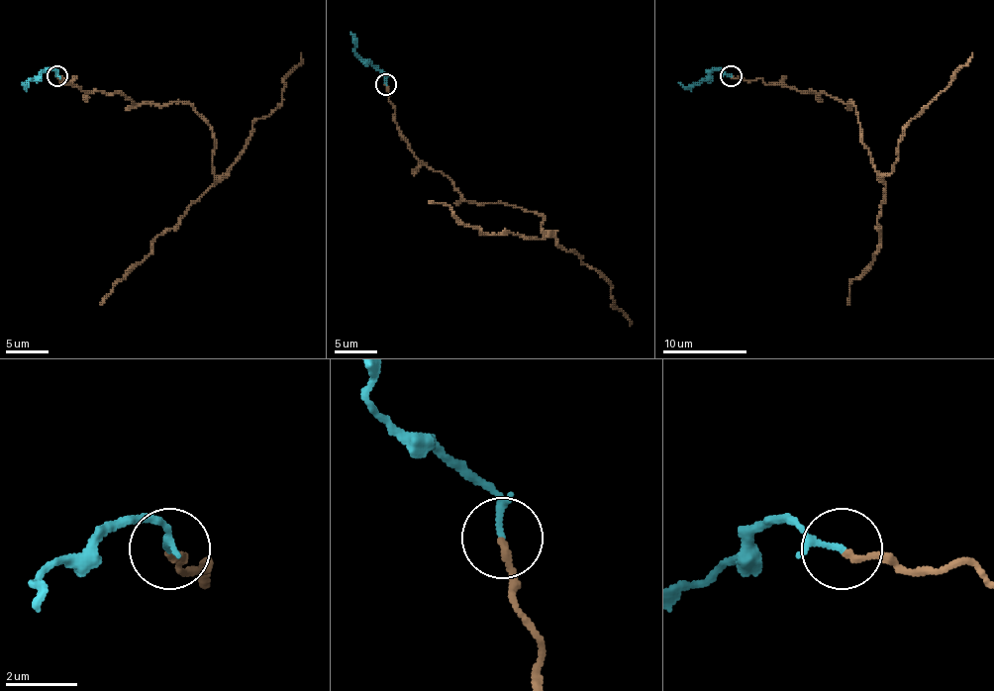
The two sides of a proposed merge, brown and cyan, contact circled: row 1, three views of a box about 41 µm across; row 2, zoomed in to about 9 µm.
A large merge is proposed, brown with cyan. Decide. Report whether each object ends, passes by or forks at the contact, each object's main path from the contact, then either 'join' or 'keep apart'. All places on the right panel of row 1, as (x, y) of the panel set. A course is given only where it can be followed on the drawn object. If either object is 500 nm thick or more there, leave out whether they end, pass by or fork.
brown ends there; cyan passes by; brown runs (731, 76), (851, 102), (862, 144), (883, 175), (892, 171), (907, 125), (972, 52); cyan runs (731, 76), (714, 69), (697, 84), (682, 87), (678, 82); join

